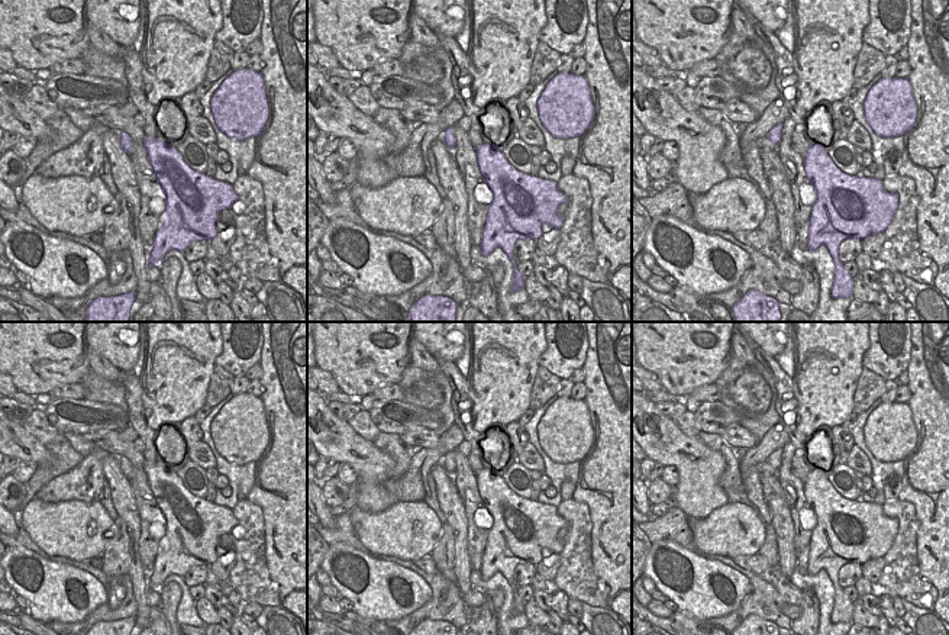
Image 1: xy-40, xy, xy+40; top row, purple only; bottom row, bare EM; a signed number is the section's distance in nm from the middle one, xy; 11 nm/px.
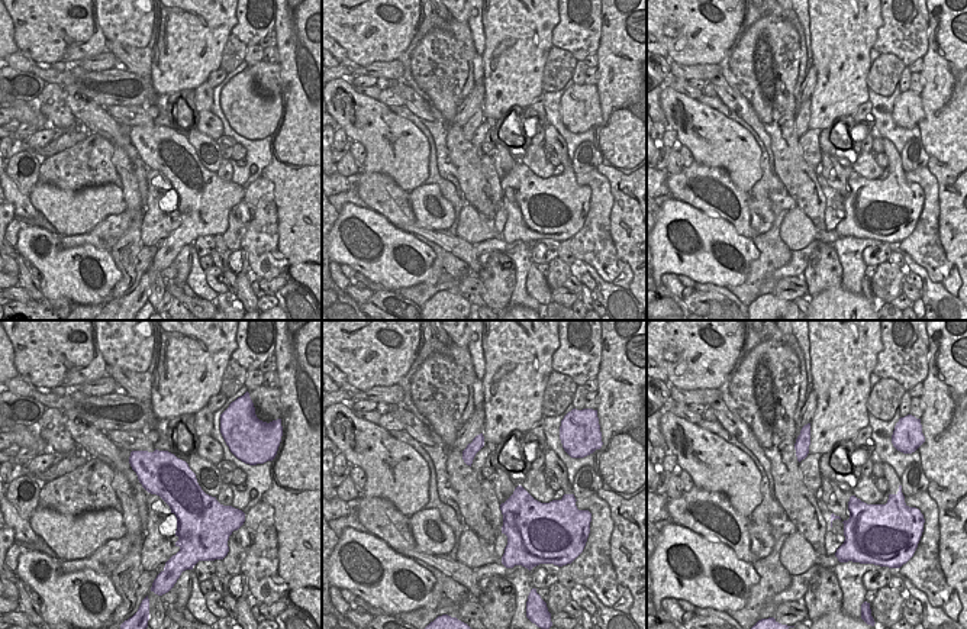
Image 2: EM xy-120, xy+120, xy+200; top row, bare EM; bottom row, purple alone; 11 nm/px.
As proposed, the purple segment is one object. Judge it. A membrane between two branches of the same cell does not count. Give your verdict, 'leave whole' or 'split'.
leave whole

